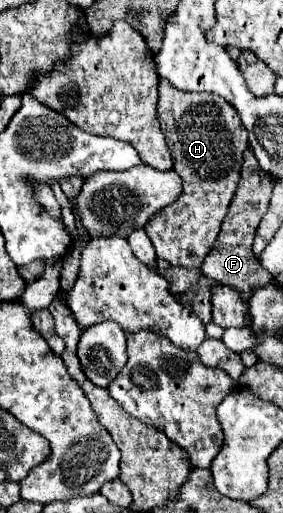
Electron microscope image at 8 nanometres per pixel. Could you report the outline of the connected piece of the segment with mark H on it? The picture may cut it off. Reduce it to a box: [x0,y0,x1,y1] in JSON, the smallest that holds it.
[144,81,248,269]

